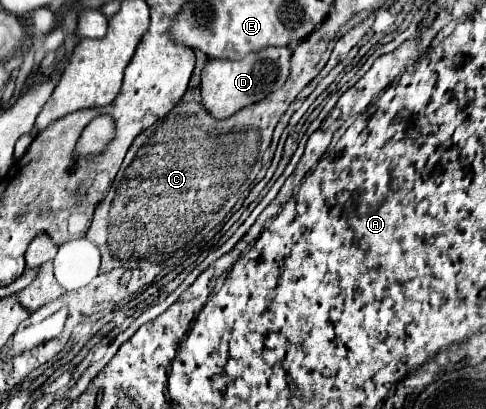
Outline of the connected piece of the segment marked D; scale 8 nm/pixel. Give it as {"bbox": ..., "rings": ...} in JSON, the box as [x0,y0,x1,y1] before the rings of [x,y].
{"bbox":[202,48,290,118],"rings":[[[264,48],[260,52],[246,54],[242,60],[208,60],[202,68],[202,104],[214,118],[228,118],[238,110],[264,100],[274,90],[282,88],[290,74],[290,48]]]}

